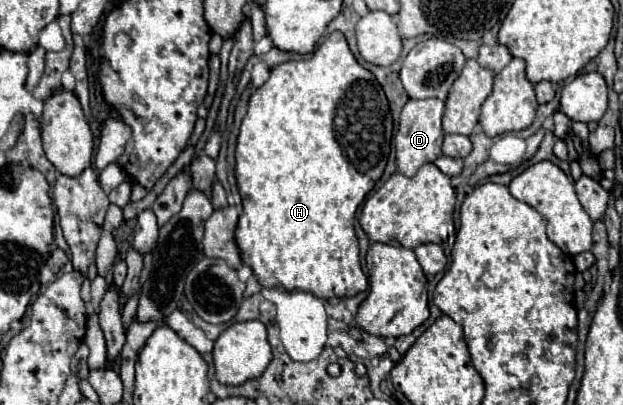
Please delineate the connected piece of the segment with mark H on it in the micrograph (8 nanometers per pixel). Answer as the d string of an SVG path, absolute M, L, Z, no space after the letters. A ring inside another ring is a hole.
M332 32L324 36L324 42L318 44L318 48L312 52L312 56L304 60L288 60L272 68L270 78L250 96L248 100L248 112L242 120L238 144L236 144L236 182L242 196L244 212L238 220L236 228L236 242L242 252L242 262L254 270L254 276L258 282L266 288L272 286L284 286L286 290L304 290L318 298L348 298L358 292L364 292L368 288L368 278L362 272L360 266L360 252L358 252L358 238L354 234L354 216L360 206L360 202L366 198L366 194L374 188L376 180L382 176L388 154L390 154L390 142L392 142L392 114L388 108L388 100L384 96L382 86L376 82L374 74L358 64L354 54L348 48L348 42L342 32Z

